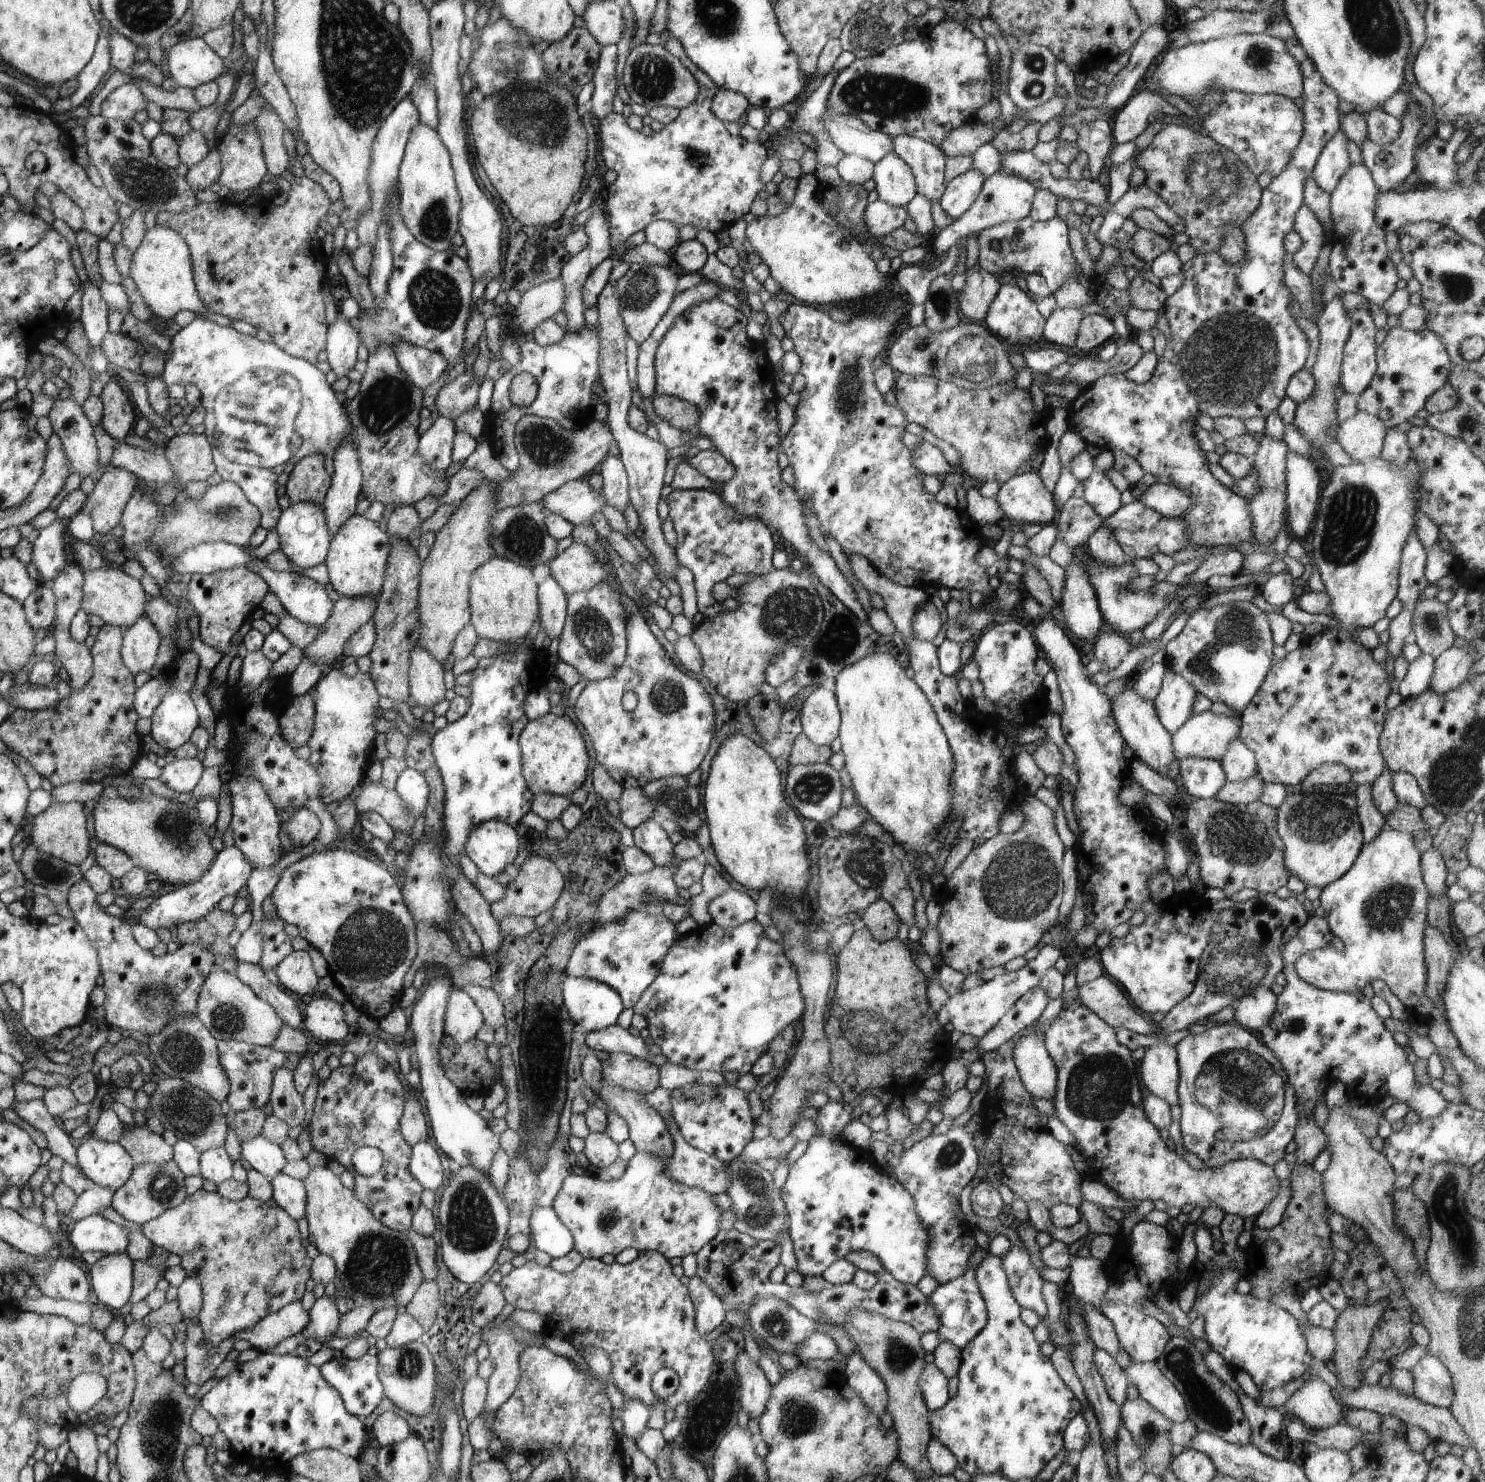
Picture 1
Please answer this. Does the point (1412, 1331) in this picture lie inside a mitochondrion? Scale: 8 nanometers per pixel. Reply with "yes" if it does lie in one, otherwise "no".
no

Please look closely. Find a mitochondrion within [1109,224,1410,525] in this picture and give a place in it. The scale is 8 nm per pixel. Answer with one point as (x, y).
(1229, 359)

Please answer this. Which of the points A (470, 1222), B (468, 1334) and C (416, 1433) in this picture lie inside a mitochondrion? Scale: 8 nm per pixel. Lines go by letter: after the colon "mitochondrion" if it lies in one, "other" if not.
A: mitochondrion
B: other
C: other

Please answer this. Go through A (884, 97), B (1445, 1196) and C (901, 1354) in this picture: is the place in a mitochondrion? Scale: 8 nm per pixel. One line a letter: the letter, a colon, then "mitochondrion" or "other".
A: mitochondrion
B: mitochondrion
C: mitochondrion

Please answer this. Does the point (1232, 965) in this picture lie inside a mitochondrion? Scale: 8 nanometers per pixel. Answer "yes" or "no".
yes

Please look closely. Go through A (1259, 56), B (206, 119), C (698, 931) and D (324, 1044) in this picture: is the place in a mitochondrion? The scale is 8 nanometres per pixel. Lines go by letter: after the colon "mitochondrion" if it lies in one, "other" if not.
A: mitochondrion
B: other
C: other
D: other

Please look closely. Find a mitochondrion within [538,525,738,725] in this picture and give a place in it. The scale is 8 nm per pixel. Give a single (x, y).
(591, 631)

